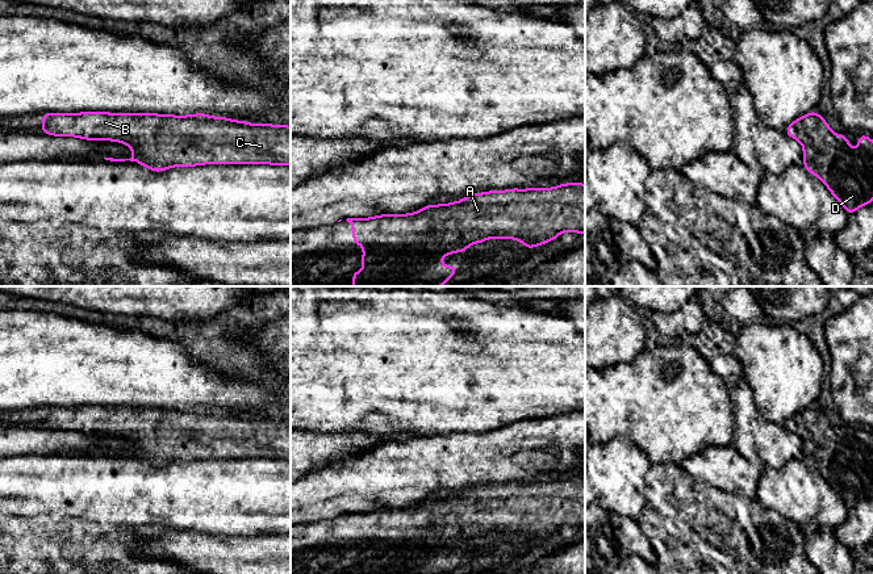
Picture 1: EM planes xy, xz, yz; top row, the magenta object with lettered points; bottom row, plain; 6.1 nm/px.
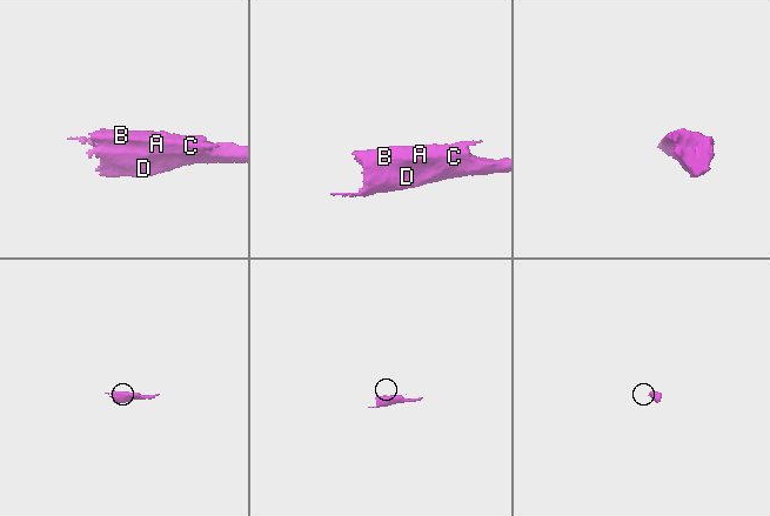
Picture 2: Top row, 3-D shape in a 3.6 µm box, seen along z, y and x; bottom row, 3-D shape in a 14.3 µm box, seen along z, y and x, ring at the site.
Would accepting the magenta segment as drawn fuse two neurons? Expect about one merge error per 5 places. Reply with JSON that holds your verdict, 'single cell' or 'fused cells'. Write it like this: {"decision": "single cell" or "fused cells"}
{"decision": "single cell"}

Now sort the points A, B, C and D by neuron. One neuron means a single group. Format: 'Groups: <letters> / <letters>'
Groups: A B C D

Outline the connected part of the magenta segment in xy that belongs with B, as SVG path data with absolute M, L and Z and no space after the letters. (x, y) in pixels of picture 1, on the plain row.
M42 407L42 428L75 431L87 435L121 436L133 443L130 453L104 452L110 456L135 456L154 466L174 461L204 458L291 460L291 420L235 415L206 407L187 410L156 407Z

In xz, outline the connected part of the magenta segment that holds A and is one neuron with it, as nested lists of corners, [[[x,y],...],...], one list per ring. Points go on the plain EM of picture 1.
[[[567,477],[554,482],[511,482],[507,485],[489,485],[472,487],[460,495],[444,499],[426,499],[418,506],[408,508],[381,508],[369,512],[347,512],[352,519],[352,537],[363,540],[360,560],[367,565],[354,565],[352,574],[450,574],[458,567],[456,560],[440,560],[439,554],[455,546],[465,546],[471,539],[485,537],[489,532],[517,533],[523,541],[532,544],[546,539],[564,525],[580,529],[585,527],[585,478]]]

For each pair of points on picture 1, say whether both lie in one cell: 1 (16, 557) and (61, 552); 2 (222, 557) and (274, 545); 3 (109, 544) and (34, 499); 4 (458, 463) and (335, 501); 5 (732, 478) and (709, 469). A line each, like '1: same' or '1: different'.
1: same
2: same
3: different
4: same
5: same

